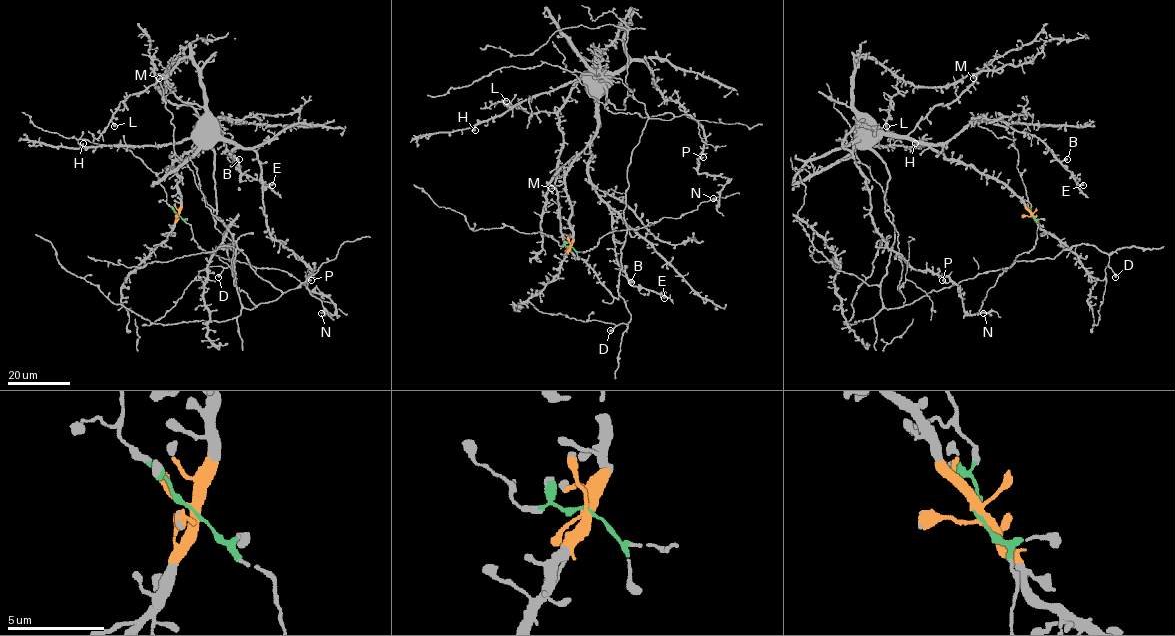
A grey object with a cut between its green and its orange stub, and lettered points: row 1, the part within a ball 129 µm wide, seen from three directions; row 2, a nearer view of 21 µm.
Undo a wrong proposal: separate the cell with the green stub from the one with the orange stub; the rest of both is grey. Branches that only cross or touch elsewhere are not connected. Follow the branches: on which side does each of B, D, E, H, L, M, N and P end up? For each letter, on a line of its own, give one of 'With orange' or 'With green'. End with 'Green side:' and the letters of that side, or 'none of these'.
B: With orange
D: With orange
E: With orange
H: With orange
L: With orange
M: With orange
N: With orange
P: With orange
Green side: none of these

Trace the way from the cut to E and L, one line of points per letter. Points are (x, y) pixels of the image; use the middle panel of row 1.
E: (570, 246), (571, 209), (565, 174), (588, 144), (588, 180), (611, 214), (617, 263), (632, 285), (664, 299)
L: (570, 246), (571, 209), (565, 174), (596, 129), (597, 68), (578, 80), (556, 111), (529, 113), (507, 101)

